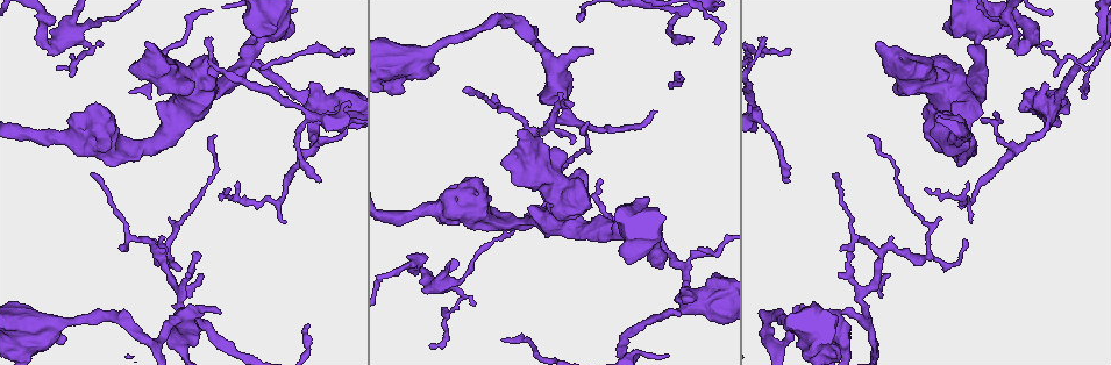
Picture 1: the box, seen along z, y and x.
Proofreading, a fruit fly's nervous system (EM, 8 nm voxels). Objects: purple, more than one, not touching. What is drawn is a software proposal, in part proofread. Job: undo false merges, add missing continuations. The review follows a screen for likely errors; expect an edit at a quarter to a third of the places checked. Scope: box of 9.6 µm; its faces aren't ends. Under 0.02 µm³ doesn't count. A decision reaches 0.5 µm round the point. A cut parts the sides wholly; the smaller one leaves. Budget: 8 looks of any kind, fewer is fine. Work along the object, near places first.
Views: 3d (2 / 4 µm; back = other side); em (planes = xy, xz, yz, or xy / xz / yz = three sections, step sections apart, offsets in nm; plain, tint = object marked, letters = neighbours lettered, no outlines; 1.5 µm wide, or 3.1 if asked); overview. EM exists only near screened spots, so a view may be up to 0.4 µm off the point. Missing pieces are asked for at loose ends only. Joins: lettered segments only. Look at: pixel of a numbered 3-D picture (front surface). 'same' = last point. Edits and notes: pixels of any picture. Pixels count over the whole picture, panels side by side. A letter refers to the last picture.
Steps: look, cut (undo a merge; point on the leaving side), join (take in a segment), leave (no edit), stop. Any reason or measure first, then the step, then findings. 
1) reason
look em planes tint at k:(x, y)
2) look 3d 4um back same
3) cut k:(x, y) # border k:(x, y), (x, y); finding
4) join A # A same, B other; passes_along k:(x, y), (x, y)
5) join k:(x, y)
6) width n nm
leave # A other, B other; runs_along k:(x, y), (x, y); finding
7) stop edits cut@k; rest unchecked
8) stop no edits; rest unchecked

branch stops here
look em planes plain at 1:(1093, 67)

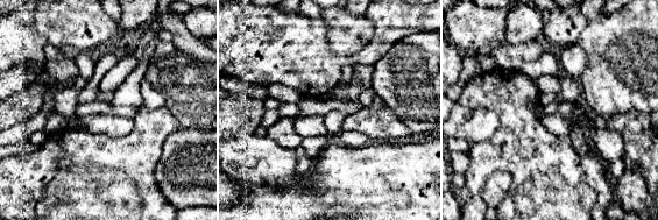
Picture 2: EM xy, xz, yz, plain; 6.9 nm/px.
look em planes letters same

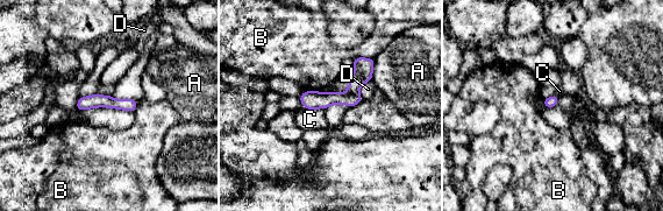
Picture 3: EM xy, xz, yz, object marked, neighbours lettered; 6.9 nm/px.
width 80 nm
leave # A other, B other, C other, D other; runs_along 3:(370, 61), (343, 98), (304, 102); no lettered segment goes on from it

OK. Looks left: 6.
thick turns thin
look em xy step 4 tint at 1:(275, 34)

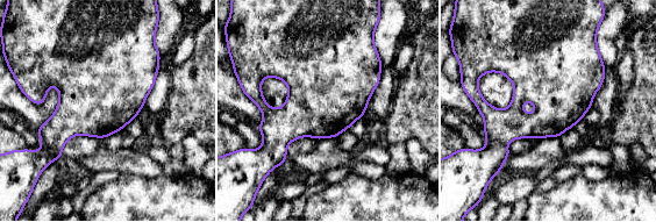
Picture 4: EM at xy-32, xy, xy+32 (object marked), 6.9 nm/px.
look em planes letters same

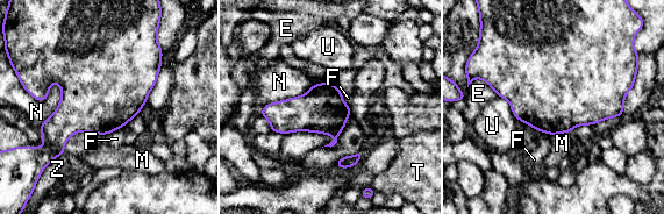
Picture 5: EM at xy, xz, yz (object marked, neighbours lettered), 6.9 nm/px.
leave # E other, F other, M other, N other, T other, U other, Z other; border 5:(126, 123), (107, 135); one neuron here

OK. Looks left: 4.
tapers out
look 3d 4um back at 1:(964, 238)

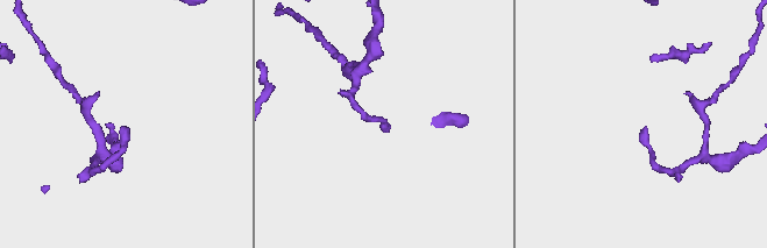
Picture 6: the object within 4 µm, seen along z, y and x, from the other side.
now the EM
look em planes letters at 6:(121, 130)

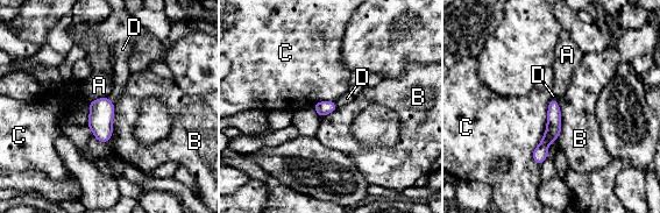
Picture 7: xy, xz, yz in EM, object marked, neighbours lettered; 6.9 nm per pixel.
leave # A other, B other, C other, D other; border 7:(558, 99), (560, 134), (554, 141); none of them fits

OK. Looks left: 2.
stop no edits; rest unchecked

